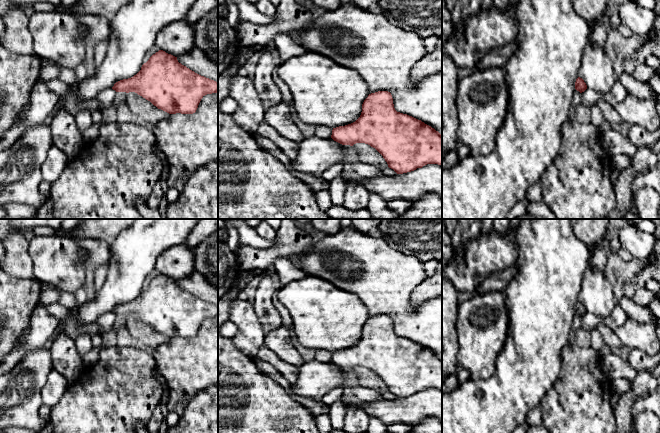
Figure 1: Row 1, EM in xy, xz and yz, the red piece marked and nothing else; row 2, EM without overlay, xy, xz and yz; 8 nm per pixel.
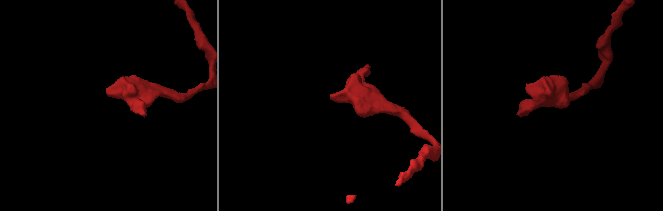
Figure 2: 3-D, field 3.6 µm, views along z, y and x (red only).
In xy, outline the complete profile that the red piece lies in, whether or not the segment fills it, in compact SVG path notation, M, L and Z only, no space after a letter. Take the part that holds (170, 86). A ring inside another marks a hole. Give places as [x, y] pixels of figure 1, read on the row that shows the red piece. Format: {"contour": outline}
{"contour": "M159 50L131 78L112 87L116 92L135 92L169 114L193 114L201 99L218 92L218 83L178 62L177 57Z"}

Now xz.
{"contour": "M388 91L369 94L362 104L360 117L351 124L333 128L331 138L342 145L370 145L397 174L411 172L427 164L442 165L442 134L421 120L397 112Z"}

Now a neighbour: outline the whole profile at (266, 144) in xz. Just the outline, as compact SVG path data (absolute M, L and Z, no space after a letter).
M256 133L254 134L254 138L263 150L269 152L271 155L279 159L285 165L291 163L290 158L270 139L262 137Z

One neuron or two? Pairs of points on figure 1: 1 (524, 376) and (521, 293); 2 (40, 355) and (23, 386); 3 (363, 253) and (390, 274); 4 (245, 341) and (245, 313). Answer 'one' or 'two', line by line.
1: one
2: one
3: one
4: one

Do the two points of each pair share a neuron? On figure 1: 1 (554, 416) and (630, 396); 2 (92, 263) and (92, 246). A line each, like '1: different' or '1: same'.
1: different
2: same

